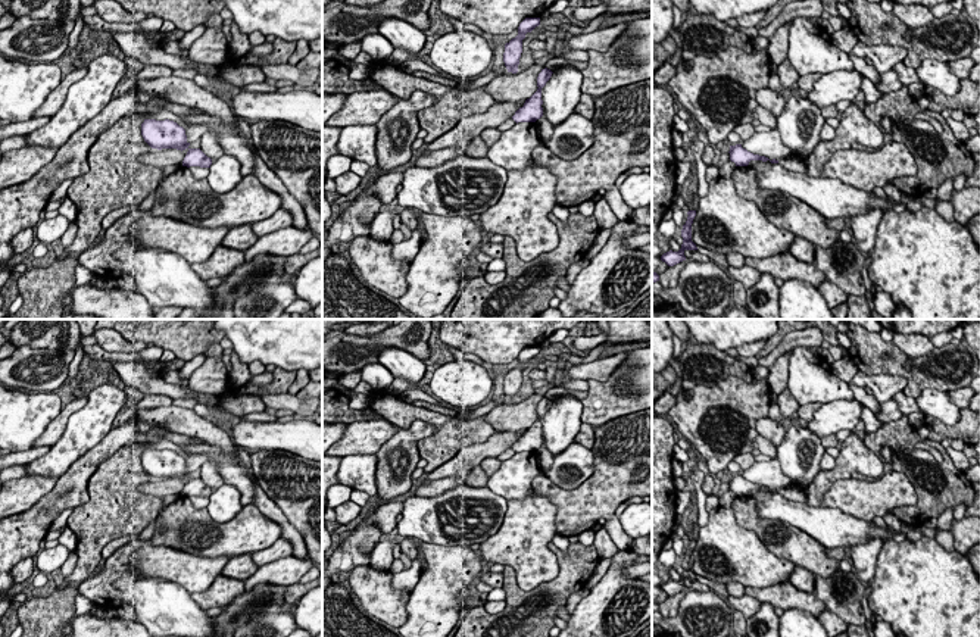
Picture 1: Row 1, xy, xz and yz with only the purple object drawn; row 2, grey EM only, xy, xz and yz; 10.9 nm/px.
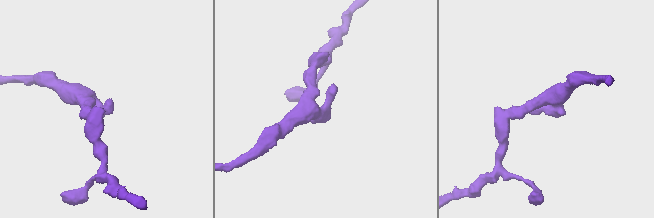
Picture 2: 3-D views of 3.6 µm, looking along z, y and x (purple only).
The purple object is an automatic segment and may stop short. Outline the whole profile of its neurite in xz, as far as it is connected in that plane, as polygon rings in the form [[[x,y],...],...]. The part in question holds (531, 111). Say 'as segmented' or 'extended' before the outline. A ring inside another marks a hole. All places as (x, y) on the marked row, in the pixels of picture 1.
as segmented | [[[547,68],[542,69],[542,72],[537,76],[537,87],[539,87],[537,91],[530,99],[527,99],[524,106],[519,107],[512,116],[512,119],[516,124],[518,122],[536,122],[537,119],[543,116],[542,88],[550,79],[552,74],[553,72]]]

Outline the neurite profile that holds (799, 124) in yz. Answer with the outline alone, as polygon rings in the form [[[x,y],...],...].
[[[790,93],[786,106],[777,118],[777,131],[781,143],[795,156],[809,157],[820,143],[823,124],[825,122],[821,109],[802,93]]]

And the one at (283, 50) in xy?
[[[275,38],[272,43],[272,53],[260,59],[260,63],[265,65],[281,65],[281,63],[287,63],[290,56],[294,53],[296,50],[296,41],[284,41],[281,38]]]

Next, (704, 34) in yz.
[[[687,13],[680,26],[683,50],[693,51],[696,56],[714,57],[730,46],[736,46],[746,53],[753,51],[753,38],[712,15]]]

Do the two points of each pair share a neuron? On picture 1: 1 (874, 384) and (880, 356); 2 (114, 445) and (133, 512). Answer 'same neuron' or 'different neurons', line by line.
1: different neurons
2: different neurons

